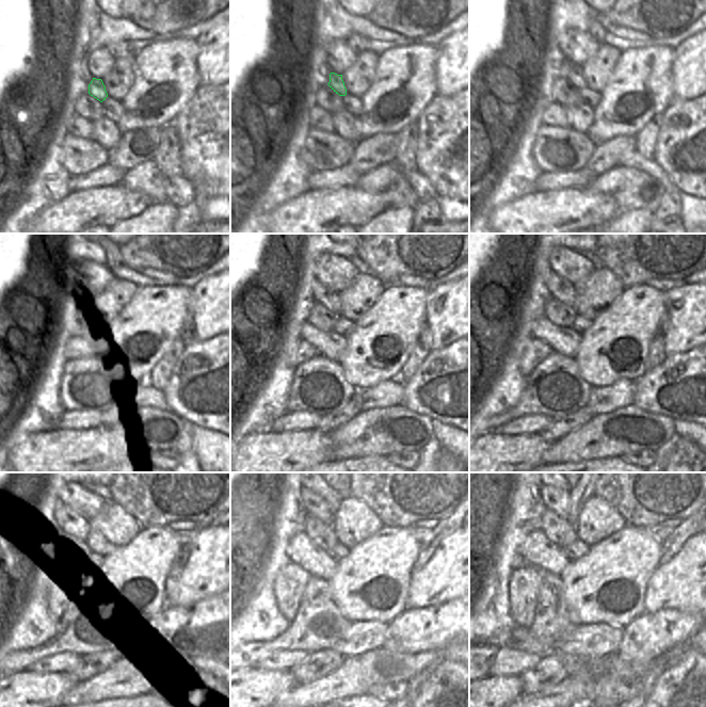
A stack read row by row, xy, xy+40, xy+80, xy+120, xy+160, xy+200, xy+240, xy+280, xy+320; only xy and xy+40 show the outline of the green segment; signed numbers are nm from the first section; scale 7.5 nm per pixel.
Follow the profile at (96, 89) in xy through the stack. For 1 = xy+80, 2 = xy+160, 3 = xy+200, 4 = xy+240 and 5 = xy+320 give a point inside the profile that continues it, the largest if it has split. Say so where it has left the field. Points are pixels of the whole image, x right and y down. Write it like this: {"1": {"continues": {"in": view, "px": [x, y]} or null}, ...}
{"1": {"continues": {"in": "xy+80", "px": [574, 74]}}, "2": {"continues": {"in": "xy+160", "px": [331, 300]}}, "3": {"continues": {"in": "xy+200", "px": [560, 289]}}, "4": {"continues": {"in": "xy+240", "px": [78, 520]}}, "5": {"continues": {"in": "xy+320", "px": [558, 500]}}}

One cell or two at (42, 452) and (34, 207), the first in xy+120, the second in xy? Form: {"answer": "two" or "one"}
{"answer": "two"}

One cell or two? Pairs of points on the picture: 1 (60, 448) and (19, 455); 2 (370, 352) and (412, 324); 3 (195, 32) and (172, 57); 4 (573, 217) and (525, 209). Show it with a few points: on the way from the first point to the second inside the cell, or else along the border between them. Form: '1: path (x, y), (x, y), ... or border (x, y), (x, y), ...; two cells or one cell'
1: path (50, 455), (29, 455); one cell
2: path (372, 339), (399, 324); one cell
3: border (172, 35), (196, 41); two cells
4: path (561, 214), (536, 214); one cell

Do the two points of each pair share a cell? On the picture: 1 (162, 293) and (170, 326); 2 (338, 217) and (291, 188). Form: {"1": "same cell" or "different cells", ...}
{"1": "same cell", "2": "different cells"}

